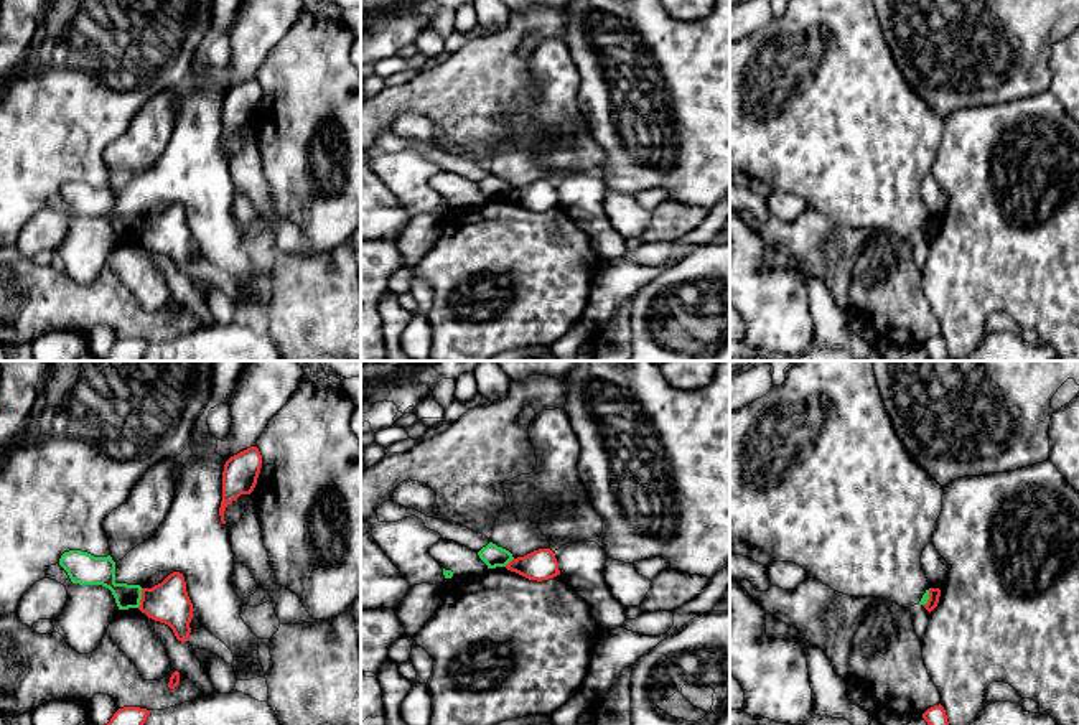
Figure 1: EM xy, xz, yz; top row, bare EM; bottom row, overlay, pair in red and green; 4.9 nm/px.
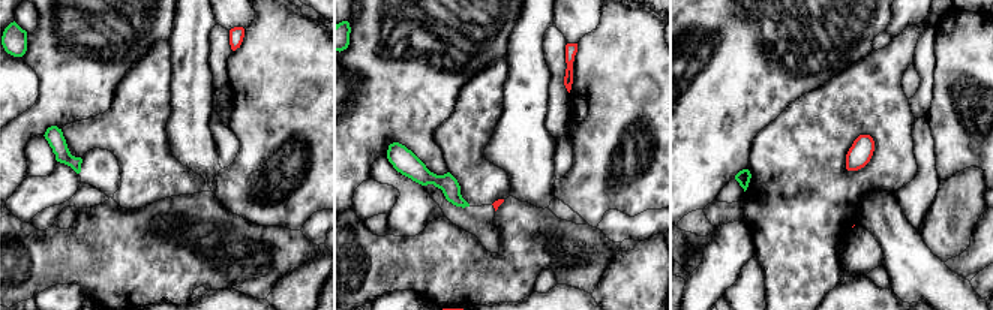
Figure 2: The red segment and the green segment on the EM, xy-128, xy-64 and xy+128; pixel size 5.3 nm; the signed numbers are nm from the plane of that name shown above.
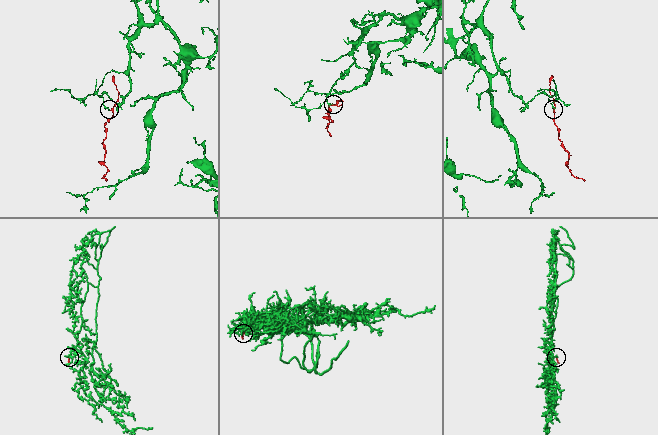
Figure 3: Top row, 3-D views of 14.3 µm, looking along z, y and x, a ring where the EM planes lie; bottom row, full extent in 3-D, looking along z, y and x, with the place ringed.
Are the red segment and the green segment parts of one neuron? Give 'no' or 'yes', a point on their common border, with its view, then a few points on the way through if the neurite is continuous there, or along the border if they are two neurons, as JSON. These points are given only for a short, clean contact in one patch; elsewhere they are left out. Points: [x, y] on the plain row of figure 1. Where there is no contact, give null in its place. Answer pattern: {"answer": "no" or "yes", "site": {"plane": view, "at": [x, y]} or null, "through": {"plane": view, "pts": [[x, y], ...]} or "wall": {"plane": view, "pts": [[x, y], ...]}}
{"answer": "no", "site": {"plane": "xy", "at": [142, 229]}, "wall": {"plane": "xy", "pts": [[144, 219], [137, 238]]}}

